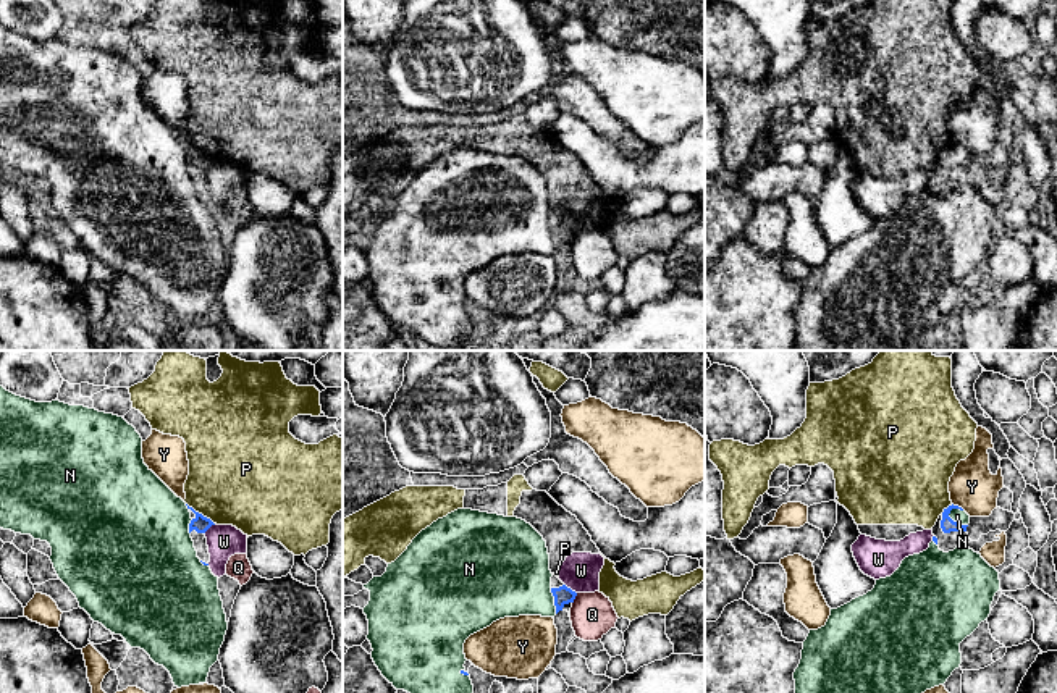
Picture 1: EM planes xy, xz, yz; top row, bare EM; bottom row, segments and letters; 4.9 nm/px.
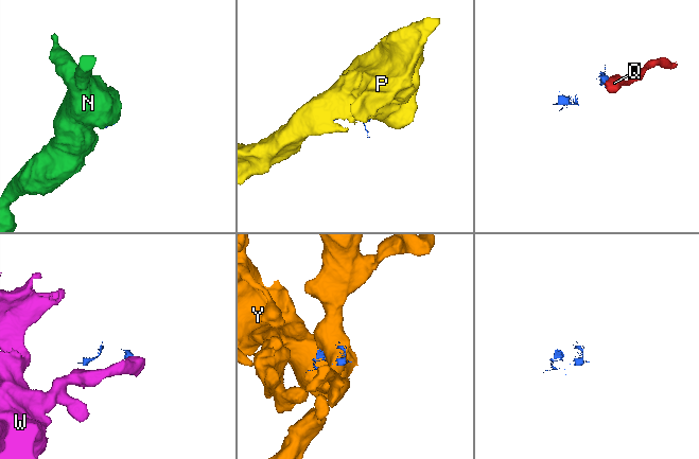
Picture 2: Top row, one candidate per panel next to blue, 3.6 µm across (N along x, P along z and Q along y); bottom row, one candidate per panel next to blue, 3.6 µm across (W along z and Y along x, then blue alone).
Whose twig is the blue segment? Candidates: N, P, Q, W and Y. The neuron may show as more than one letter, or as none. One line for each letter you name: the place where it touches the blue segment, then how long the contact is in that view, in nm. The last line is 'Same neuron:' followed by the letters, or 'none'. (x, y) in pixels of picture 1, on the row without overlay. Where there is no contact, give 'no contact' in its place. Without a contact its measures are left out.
N: meets blue in yz at (952, 159); contact 120 nm long
Same neuron: N

